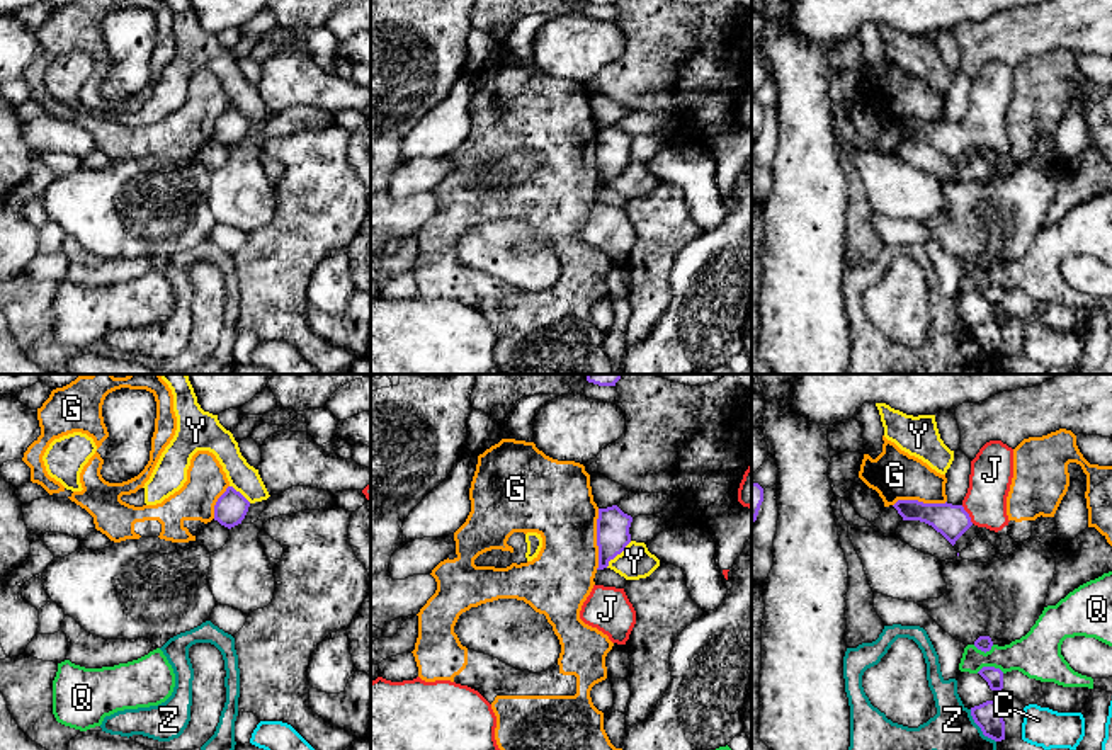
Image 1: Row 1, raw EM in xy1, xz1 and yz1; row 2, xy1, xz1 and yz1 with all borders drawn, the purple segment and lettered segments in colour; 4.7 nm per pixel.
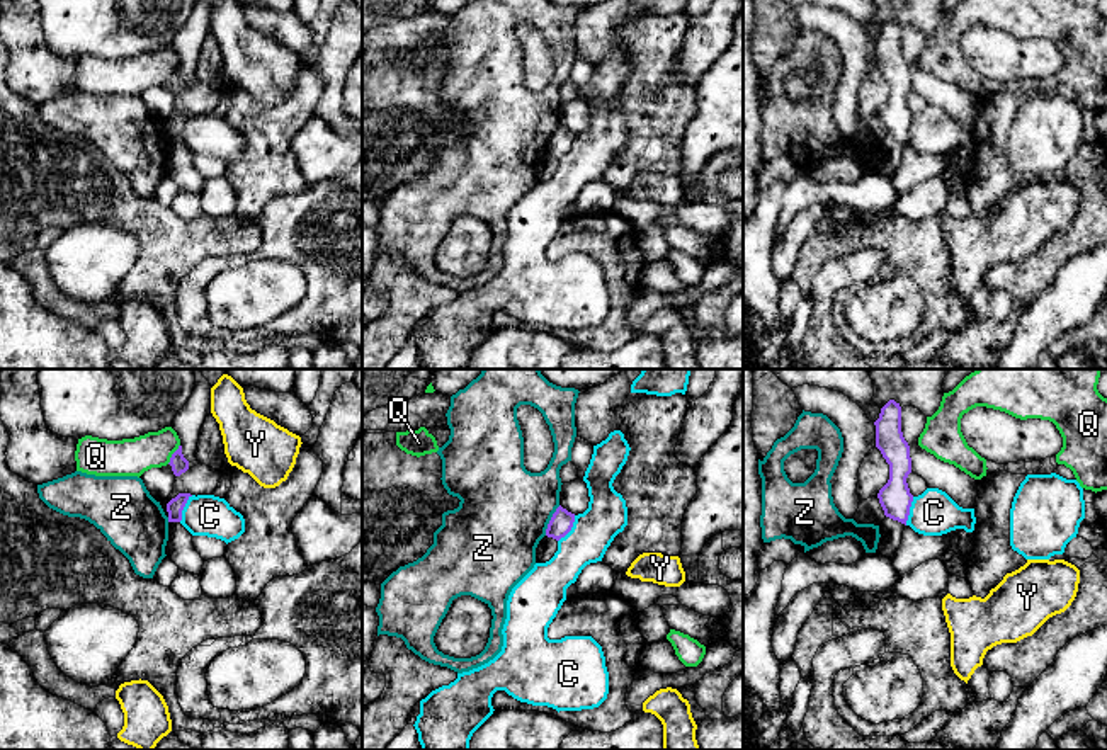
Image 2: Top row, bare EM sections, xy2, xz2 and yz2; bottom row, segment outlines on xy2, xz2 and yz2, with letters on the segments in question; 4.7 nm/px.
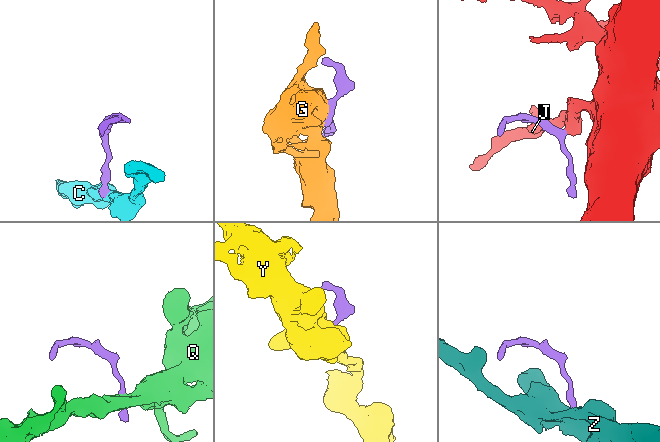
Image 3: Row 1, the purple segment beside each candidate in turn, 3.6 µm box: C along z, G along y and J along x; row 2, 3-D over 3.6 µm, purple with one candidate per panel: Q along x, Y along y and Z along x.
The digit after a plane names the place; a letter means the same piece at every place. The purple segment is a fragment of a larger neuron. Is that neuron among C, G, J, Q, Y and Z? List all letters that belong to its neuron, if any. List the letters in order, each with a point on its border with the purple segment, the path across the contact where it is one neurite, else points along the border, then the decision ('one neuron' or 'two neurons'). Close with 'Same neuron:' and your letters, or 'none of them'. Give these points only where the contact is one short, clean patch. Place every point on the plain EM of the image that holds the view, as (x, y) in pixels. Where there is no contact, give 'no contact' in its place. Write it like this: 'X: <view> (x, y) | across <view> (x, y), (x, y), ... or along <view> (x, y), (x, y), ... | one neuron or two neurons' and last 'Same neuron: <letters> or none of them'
C: xy2 (182, 128) | along xy2 (193, 114), (179, 140) | two neurons
G: xz1 (597, 159) | along xz1 (599, 128), (595, 187) | two neurons
J: yz1 (968, 133) | across yz1 (951, 140), (968, 133), (987, 114), (992, 89) | one neuron
Q: yz1 (990, 286) | along yz1 (976, 291), (983, 286), (998, 286), (1004, 291) | two neurons
Y: xz1 (618, 172) | two neurons
Z: yz1 (980, 346) | along yz1 (970, 329), (980, 349), (995, 361) | two neurons
Same neuron: J

